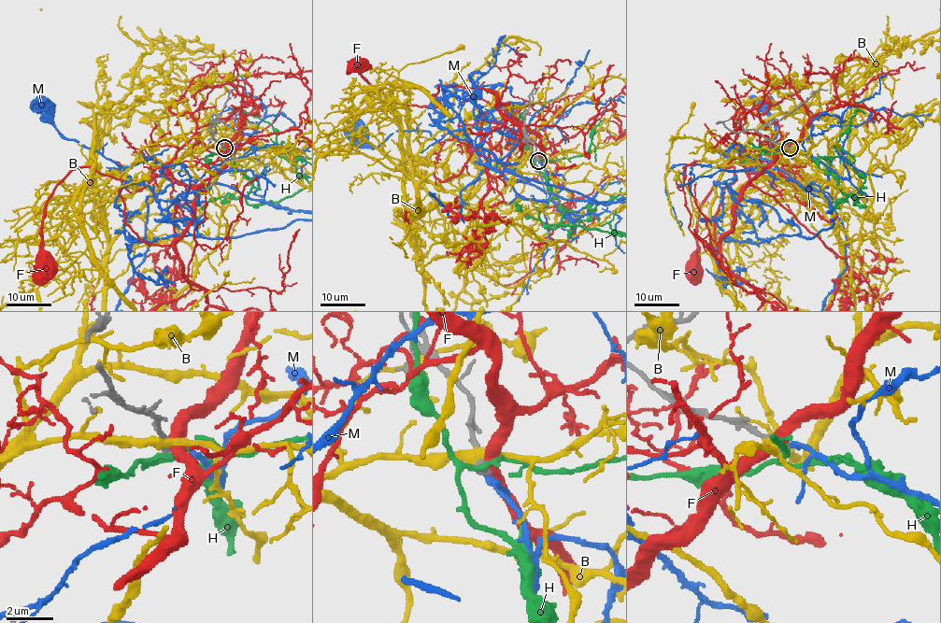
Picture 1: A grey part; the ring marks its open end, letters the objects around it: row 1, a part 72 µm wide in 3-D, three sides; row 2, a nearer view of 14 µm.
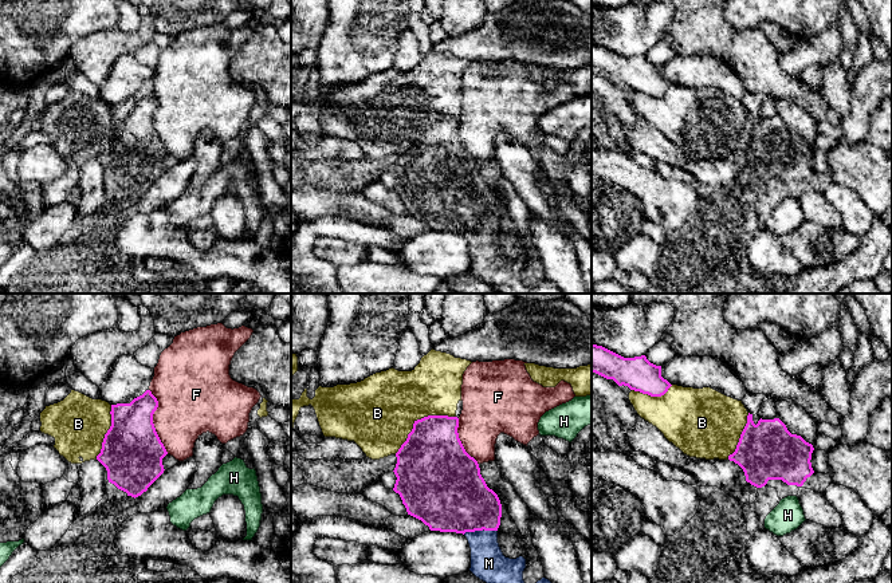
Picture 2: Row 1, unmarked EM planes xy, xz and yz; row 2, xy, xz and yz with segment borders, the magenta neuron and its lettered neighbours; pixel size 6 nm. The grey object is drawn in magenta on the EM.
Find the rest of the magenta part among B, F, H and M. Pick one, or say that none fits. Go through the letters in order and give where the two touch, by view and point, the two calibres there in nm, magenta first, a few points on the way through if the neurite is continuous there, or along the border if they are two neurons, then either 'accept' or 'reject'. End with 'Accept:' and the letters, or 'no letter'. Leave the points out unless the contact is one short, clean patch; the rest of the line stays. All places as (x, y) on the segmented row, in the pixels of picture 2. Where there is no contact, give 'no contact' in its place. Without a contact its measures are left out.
B: xz (419, 420) | 400/440 nm | reject
F: xy (152, 421) | 380/380 nm | reject
H: no contact | reject
M: xz (479, 530) | 420/200 nm | across xz (452, 497), (479, 530), (488, 563) | accept
Accept: M

